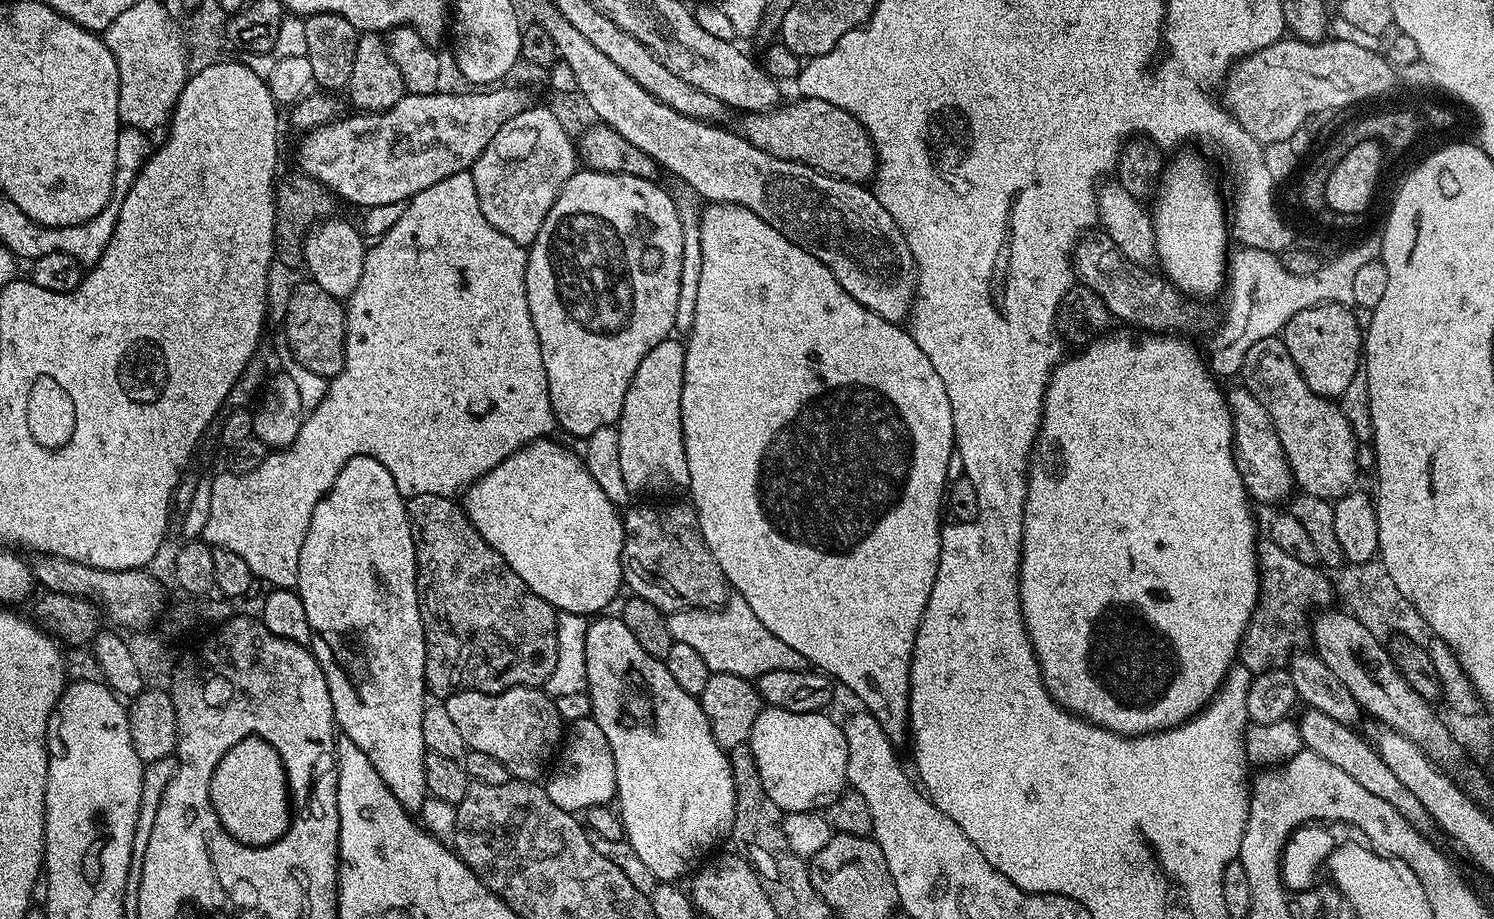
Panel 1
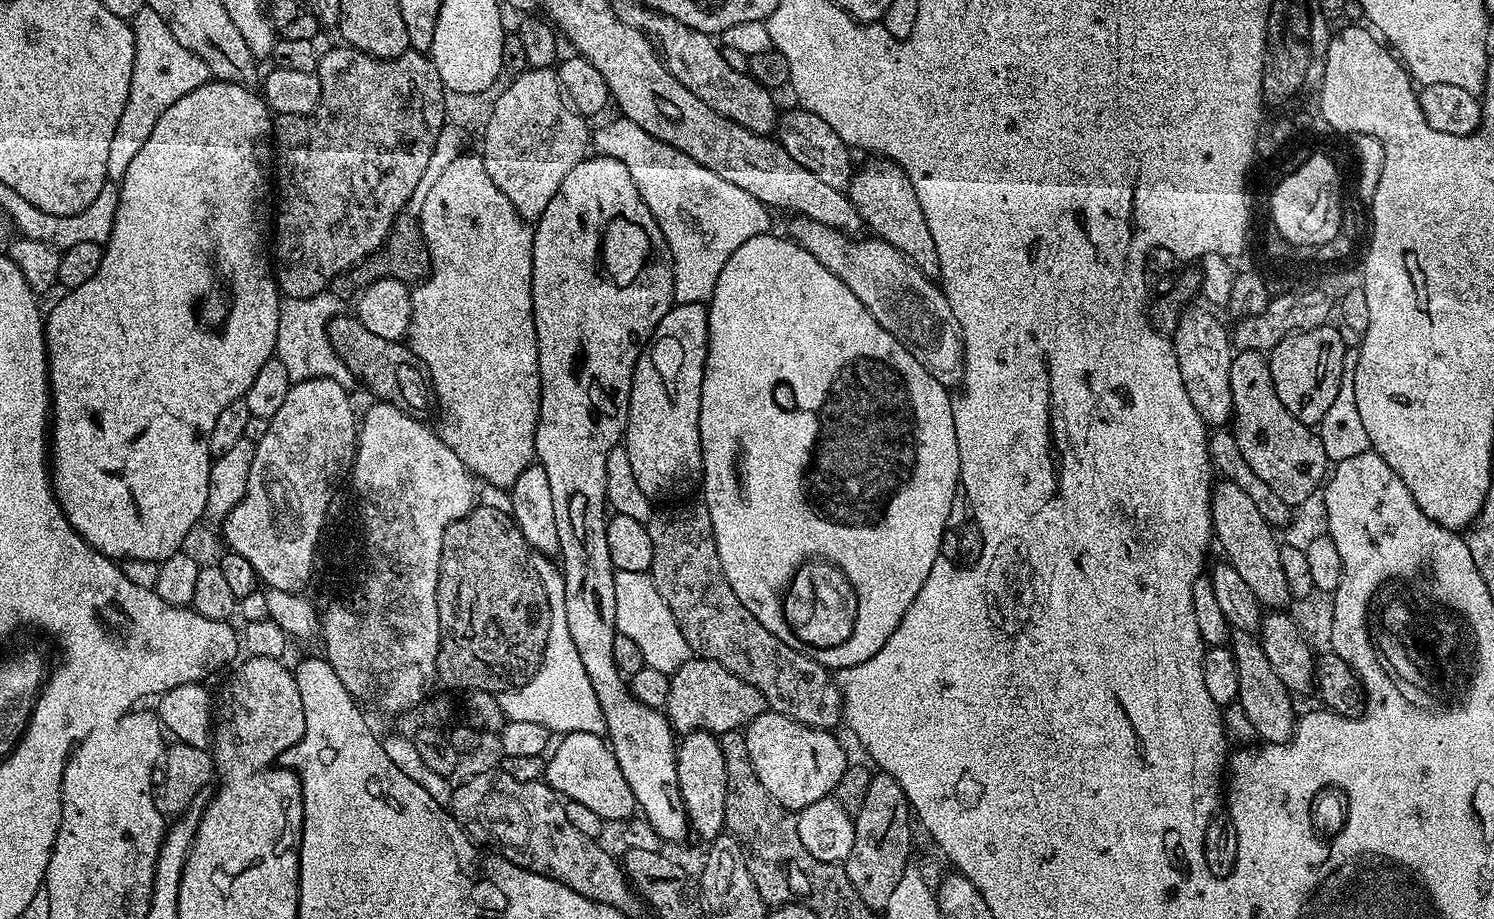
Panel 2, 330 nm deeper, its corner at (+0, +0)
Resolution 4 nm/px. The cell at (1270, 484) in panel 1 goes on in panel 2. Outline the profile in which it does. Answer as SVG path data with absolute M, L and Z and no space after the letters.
M1188 306L1181 312L1170 336L1172 349L1178 358L1178 370L1182 370L1182 382L1190 394L1190 402L1194 402L1194 410L1198 410L1205 425L1224 426L1233 419L1230 366L1234 345L1229 329L1224 329L1223 322L1214 313L1207 312L1212 310L1196 307Z

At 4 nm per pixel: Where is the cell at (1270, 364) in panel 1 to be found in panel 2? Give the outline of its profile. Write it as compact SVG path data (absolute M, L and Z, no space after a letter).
M1237 351L1230 366L1230 384L1232 390L1232 414L1234 421L1232 428L1238 442L1238 454L1290 506L1297 506L1306 502L1316 489L1325 483L1330 472L1330 461L1326 450L1322 450L1319 435L1309 425L1298 422L1286 406L1282 406L1282 398L1278 398L1278 390L1274 390L1274 378L1268 365L1268 357L1263 352Z

